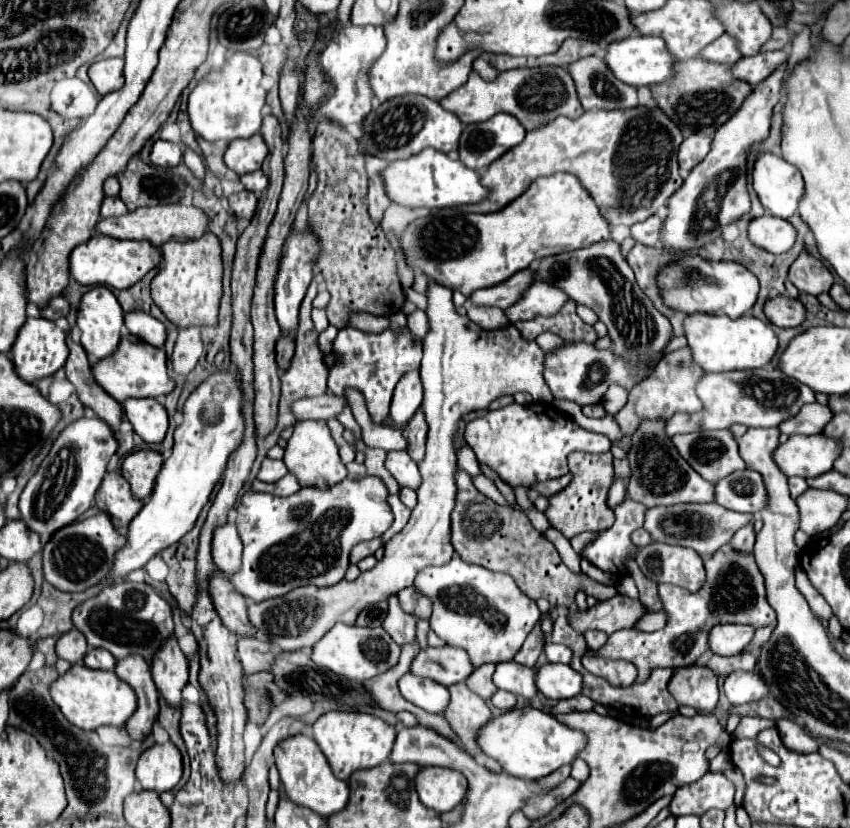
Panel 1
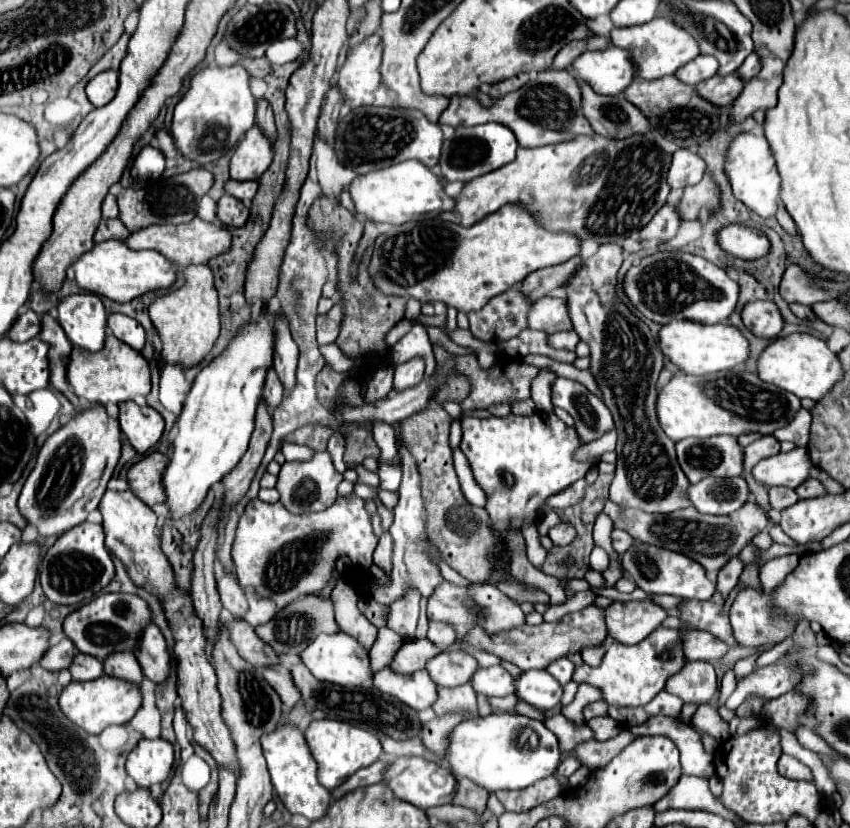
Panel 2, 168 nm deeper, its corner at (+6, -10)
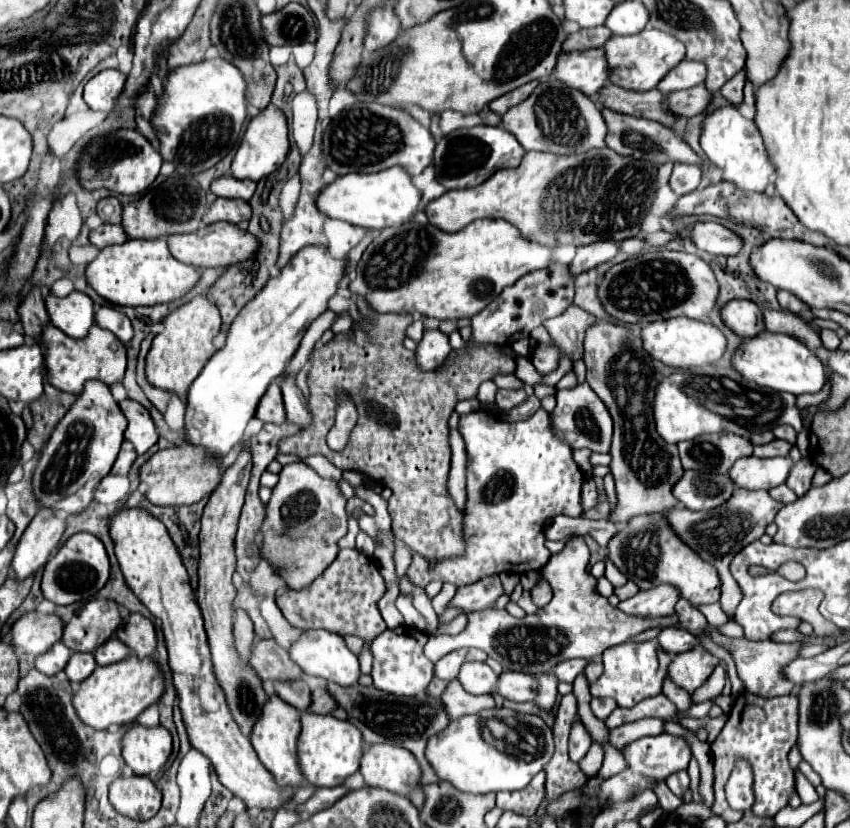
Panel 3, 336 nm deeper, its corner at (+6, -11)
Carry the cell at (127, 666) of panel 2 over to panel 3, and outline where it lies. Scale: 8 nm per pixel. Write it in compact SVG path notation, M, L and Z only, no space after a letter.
M115 636L109 638L109 642L105 642L105 646L101 646L101 650L95 650L95 660L97 660L99 666L119 662L119 660L123 660L127 656L129 656L129 648Z

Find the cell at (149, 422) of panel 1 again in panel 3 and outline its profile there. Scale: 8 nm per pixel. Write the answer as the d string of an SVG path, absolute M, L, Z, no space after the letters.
M135 400L119 402L129 426L125 430L125 440L129 440L137 454L145 454L157 442L157 428L149 416L149 412Z

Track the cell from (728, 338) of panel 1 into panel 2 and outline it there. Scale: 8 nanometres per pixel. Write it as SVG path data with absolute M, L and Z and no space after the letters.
M671 321L659 331L661 351L669 357L681 371L689 375L705 375L717 371L729 371L743 365L749 359L749 341L731 323L703 325L695 321Z

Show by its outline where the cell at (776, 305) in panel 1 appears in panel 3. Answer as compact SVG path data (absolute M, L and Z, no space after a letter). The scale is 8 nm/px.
M731 300L719 310L719 314L723 324L741 338L753 338L765 330L761 310L751 300Z

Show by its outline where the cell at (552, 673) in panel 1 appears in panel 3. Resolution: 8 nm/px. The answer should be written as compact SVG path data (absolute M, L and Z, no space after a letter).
M501 672L497 678L495 692L513 702L531 702L535 700L537 682L531 674L517 674L517 672Z

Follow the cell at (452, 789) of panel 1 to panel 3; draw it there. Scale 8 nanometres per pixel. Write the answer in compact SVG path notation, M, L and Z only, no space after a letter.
M371 744L361 756L359 772L367 786L385 788L407 796L419 786L419 764L415 756L397 744Z

